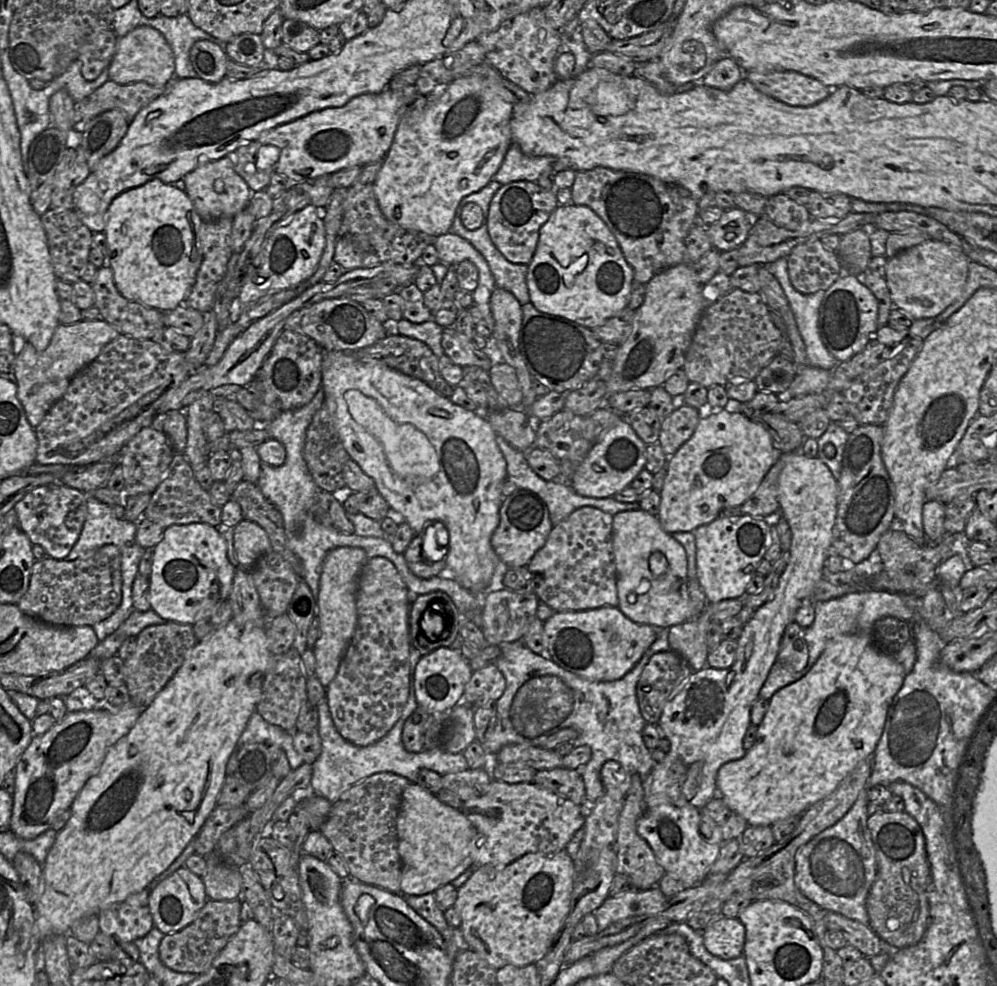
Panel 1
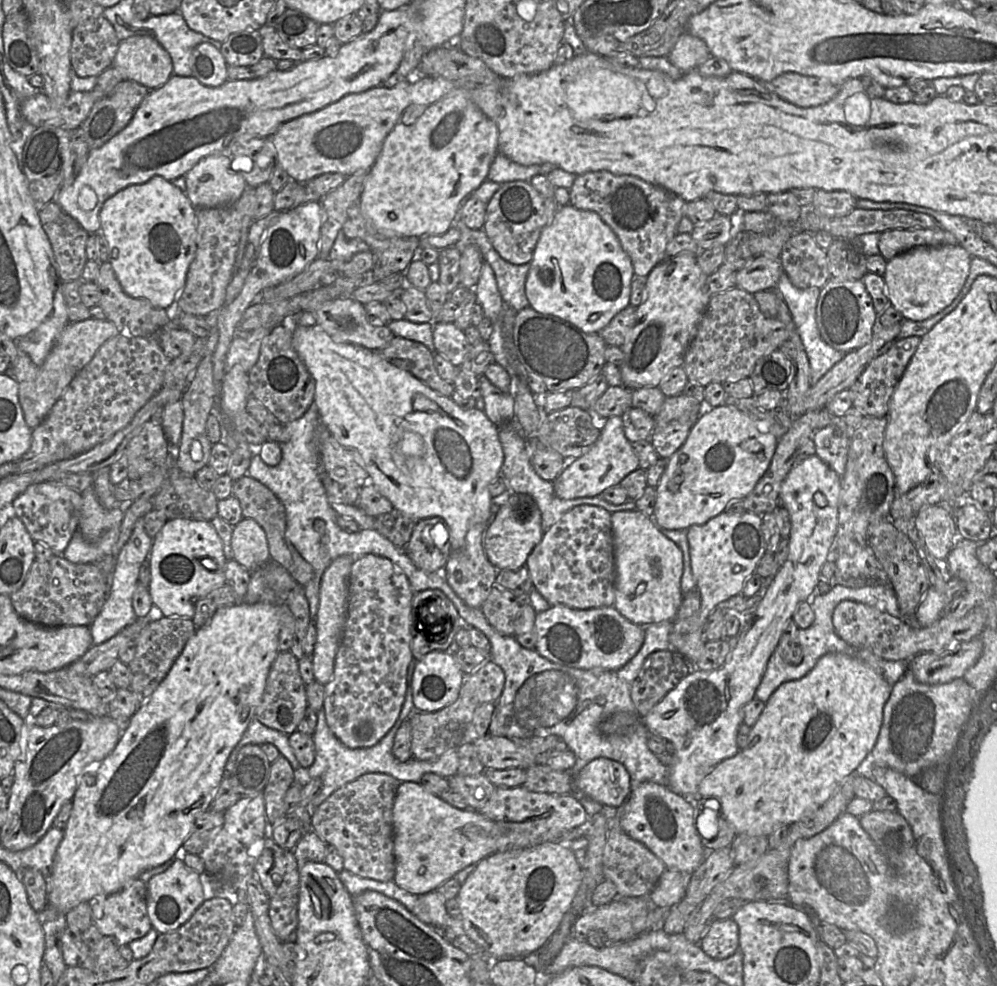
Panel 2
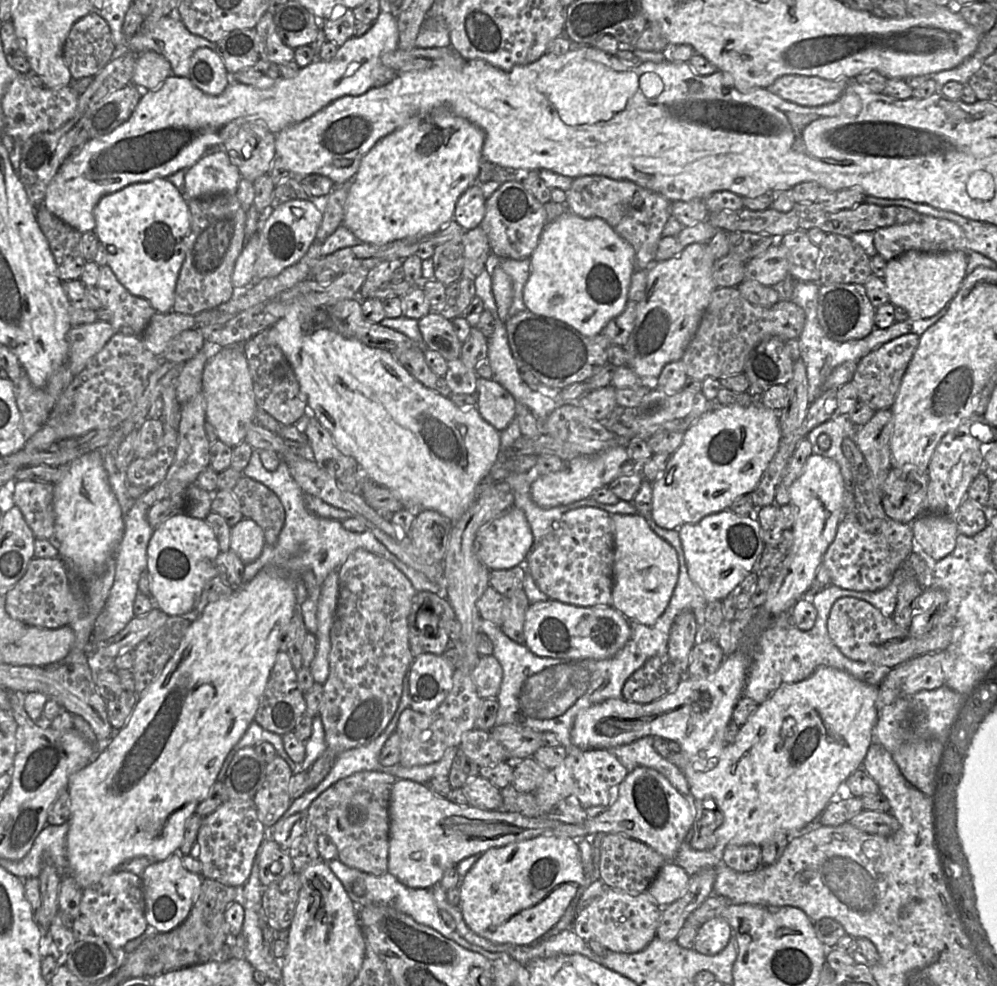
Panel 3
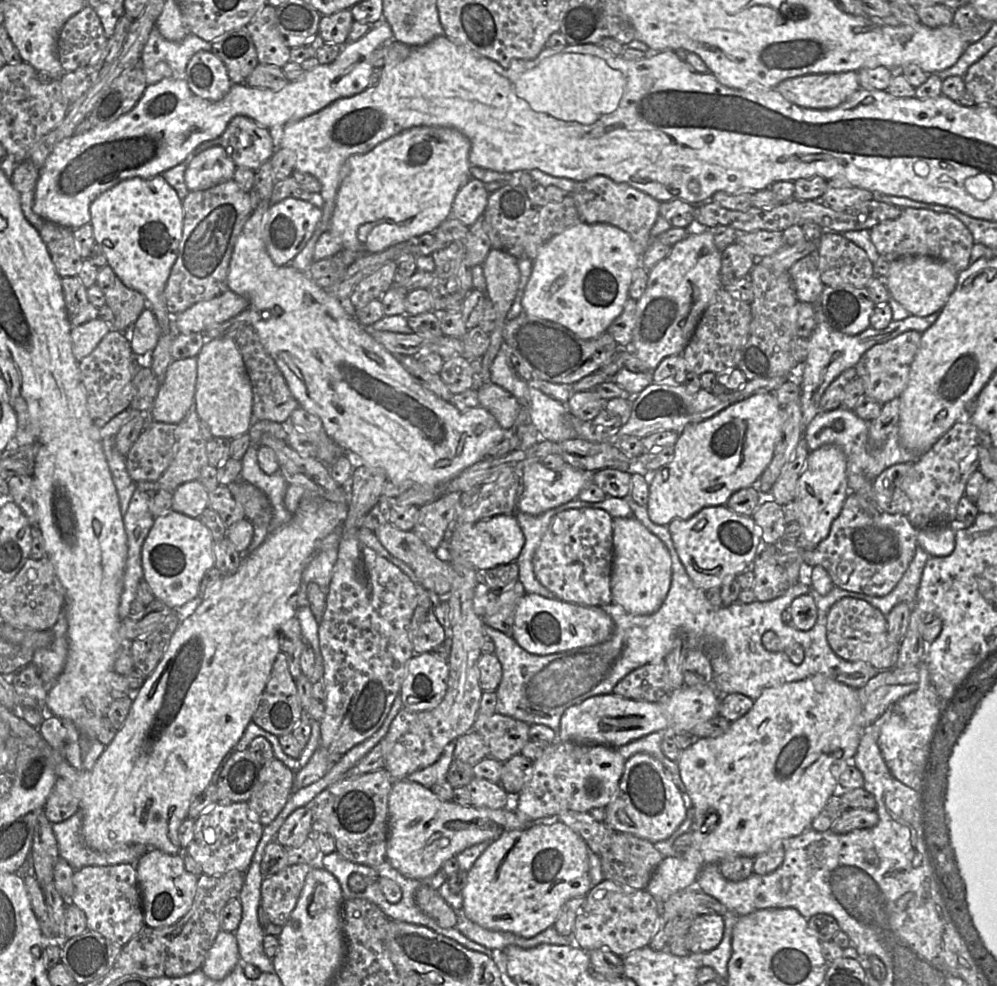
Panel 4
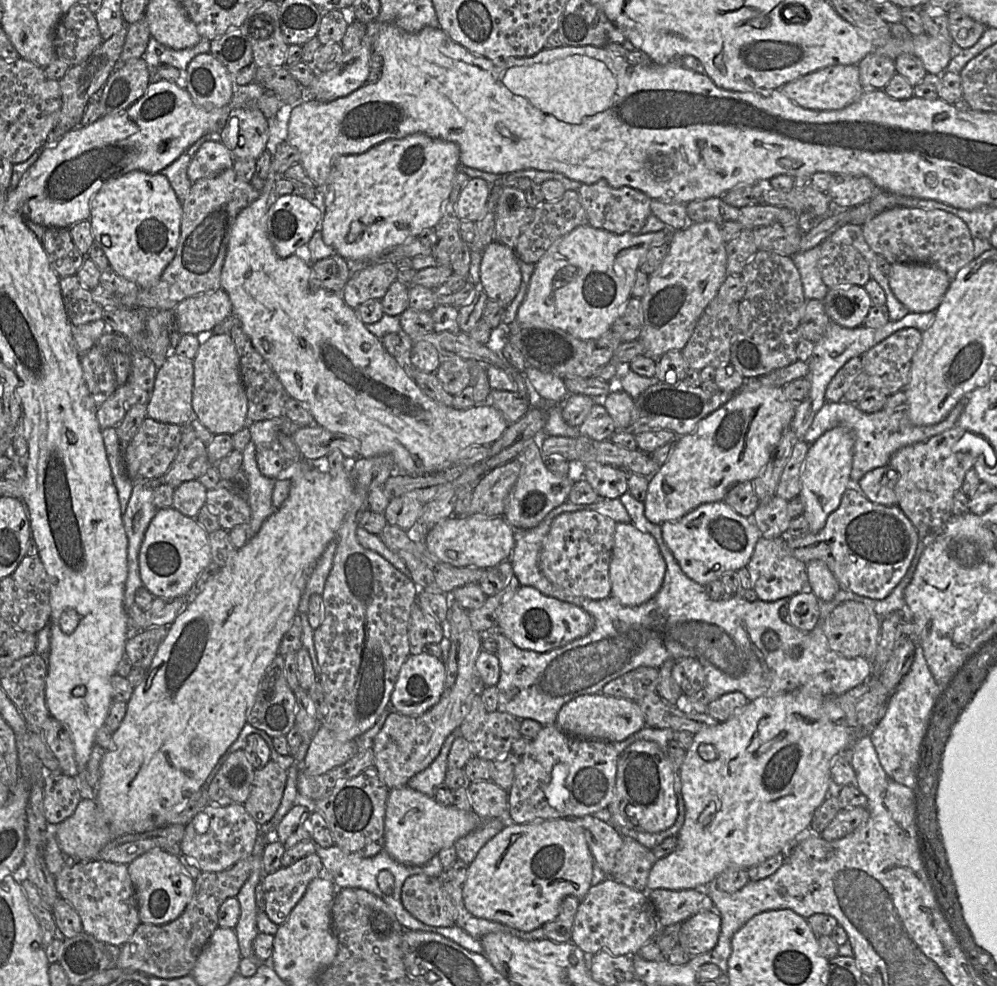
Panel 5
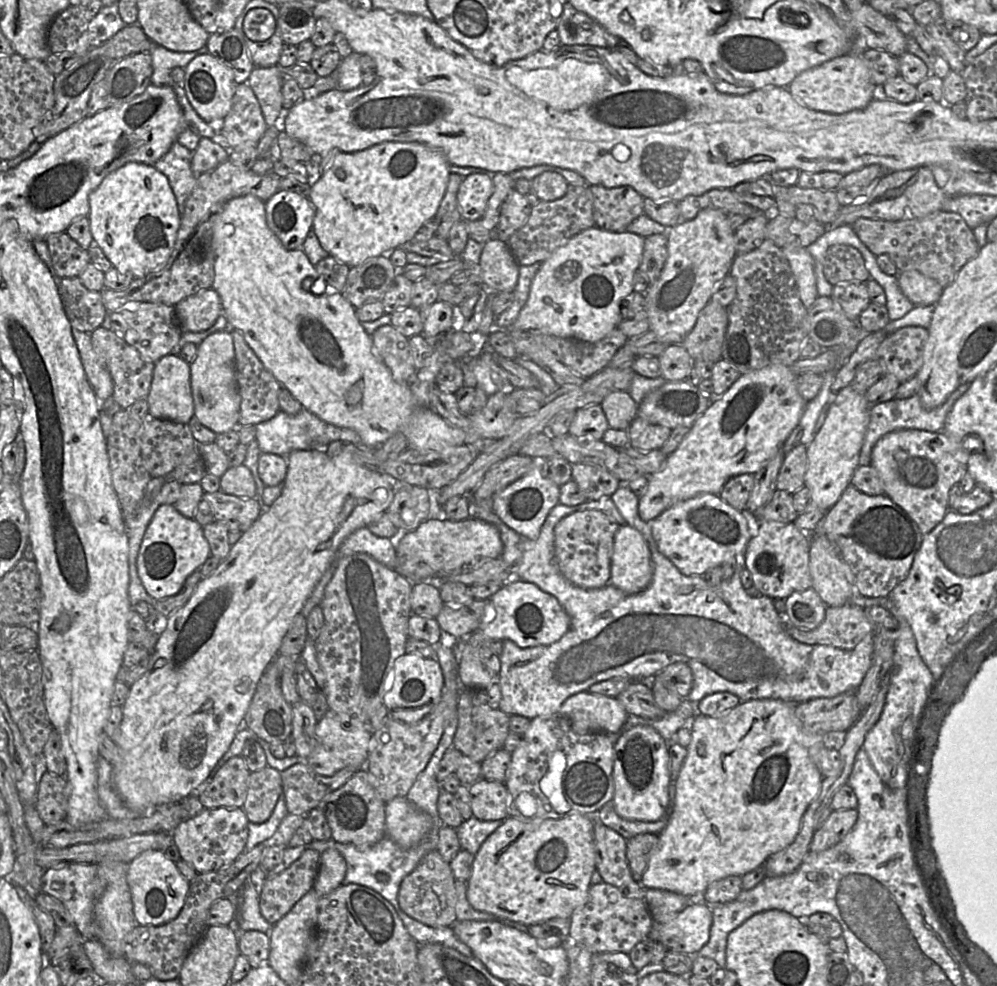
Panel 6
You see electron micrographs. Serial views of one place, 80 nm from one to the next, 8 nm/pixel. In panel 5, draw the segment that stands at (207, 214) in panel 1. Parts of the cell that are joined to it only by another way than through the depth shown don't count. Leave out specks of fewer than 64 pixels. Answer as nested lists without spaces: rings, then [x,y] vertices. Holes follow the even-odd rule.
[[[206,141],[192,157],[187,169],[192,183],[233,168],[234,158],[221,142]]]

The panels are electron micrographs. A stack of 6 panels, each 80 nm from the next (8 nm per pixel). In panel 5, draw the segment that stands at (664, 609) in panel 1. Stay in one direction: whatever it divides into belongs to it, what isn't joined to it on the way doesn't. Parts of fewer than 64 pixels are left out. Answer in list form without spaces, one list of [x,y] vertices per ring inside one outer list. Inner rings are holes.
[[[616,523],[610,561],[611,596],[621,604],[636,607],[652,599],[662,586],[666,563],[656,540],[632,523]]]

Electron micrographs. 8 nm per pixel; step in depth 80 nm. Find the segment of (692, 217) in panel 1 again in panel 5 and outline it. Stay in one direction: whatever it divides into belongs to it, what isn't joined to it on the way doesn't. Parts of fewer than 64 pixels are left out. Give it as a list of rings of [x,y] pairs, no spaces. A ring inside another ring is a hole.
[[[600,179],[594,184],[581,183],[577,191],[587,214],[588,225],[594,228],[616,234],[639,234],[647,218],[651,215],[651,199],[642,191],[629,186],[613,188],[605,179]]]

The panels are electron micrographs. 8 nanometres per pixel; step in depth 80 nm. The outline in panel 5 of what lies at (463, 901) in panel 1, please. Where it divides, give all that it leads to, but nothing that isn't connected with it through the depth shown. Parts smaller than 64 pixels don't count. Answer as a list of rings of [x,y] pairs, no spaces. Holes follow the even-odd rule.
[[[574,819],[538,820],[525,824],[508,821],[504,828],[480,849],[469,865],[467,878],[462,885],[464,905],[477,918],[530,932],[553,921],[558,916],[565,897],[573,896],[580,902],[586,897],[592,886],[593,865],[594,859],[584,833]]]

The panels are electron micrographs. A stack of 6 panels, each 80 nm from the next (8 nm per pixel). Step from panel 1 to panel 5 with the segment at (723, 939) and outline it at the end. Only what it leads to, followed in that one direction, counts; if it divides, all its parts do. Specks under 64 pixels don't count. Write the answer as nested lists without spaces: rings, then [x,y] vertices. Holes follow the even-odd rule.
[[[700,911],[680,924],[678,944],[689,955],[705,953],[717,944],[721,928],[717,911]]]

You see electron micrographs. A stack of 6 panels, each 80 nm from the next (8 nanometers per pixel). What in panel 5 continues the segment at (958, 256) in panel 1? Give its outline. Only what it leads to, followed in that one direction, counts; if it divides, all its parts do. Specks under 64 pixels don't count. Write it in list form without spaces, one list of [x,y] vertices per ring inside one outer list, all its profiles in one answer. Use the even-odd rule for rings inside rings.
[[[894,263],[888,276],[895,297],[909,312],[935,311],[951,279],[945,271],[928,264]]]

